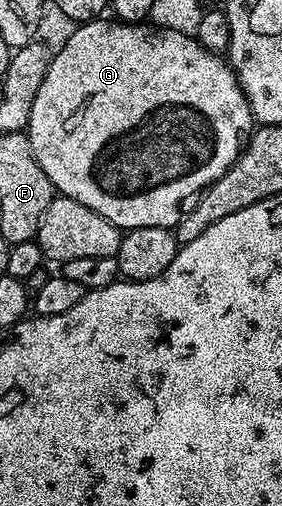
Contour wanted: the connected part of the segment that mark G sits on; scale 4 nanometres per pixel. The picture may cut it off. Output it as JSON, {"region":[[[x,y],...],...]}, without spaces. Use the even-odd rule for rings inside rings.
{"region":[[[95,19],[79,24],[75,28],[78,30],[51,56],[48,75],[44,75],[44,83],[40,83],[40,91],[36,91],[36,103],[32,103],[32,115],[28,126],[30,146],[44,175],[48,175],[48,179],[61,196],[76,199],[76,203],[84,203],[84,207],[92,207],[96,215],[104,215],[104,219],[111,221],[117,229],[129,231],[144,227],[160,227],[173,230],[187,202],[197,198],[207,185],[220,179],[220,175],[224,175],[224,171],[232,167],[243,148],[244,138],[255,128],[256,122],[250,104],[242,88],[238,86],[238,77],[235,76],[234,70],[219,54],[208,52],[198,42],[197,36],[151,27],[146,23],[106,20]]]}

